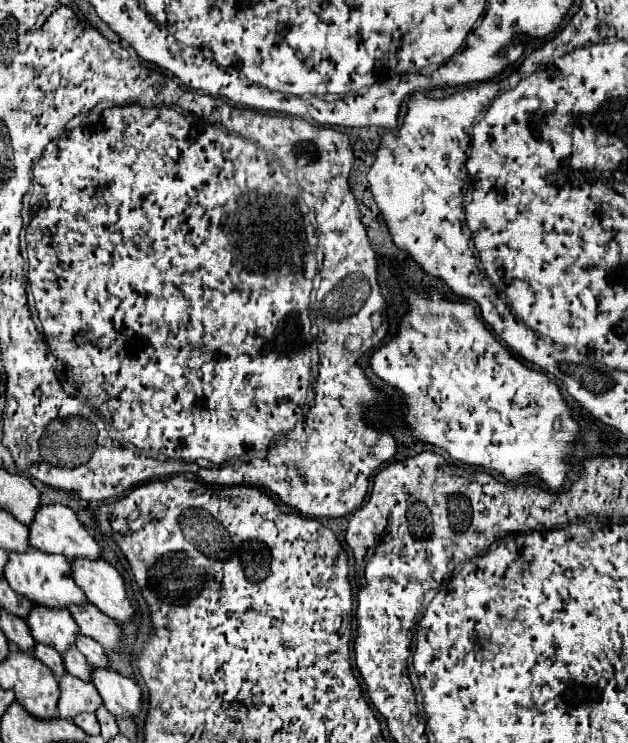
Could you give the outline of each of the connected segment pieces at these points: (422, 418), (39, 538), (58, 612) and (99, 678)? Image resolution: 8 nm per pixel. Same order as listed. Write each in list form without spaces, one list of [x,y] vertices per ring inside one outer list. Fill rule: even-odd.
[[[405,291],[405,295],[409,299],[409,313],[403,317],[399,333],[373,353],[371,369],[377,377],[405,395],[405,421],[409,423],[413,437],[445,449],[455,461],[499,471],[507,481],[535,475],[545,481],[549,489],[559,491],[569,471],[567,453],[579,435],[579,427],[571,419],[569,407],[555,381],[541,371],[525,367],[509,353],[509,349],[477,321],[475,305],[451,303],[439,293],[417,295]]]
[[[61,503],[39,507],[35,521],[29,527],[29,541],[35,549],[39,549],[43,553],[51,553],[51,555],[65,555],[69,561],[85,559],[85,557],[89,561],[103,559],[103,547],[93,539],[93,535],[89,535],[89,531],[77,519],[75,511],[71,511],[69,507],[65,507]]]
[[[35,605],[35,613],[31,613],[27,625],[35,641],[53,647],[59,653],[65,653],[75,645],[79,635],[79,627],[67,609],[43,609]]]
[[[93,669],[93,685],[97,687],[103,705],[115,717],[135,717],[141,713],[143,695],[139,685],[111,669]]]

